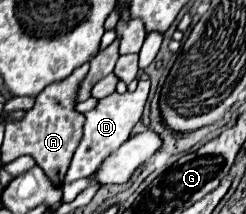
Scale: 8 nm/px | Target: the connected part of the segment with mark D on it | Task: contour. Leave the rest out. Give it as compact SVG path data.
M140 80L138 84L140 84L140 88L136 88L136 92L126 92L126 94L114 92L114 94L102 98L94 110L86 112L84 136L82 136L80 146L74 152L74 158L71 160L63 182L71 183L92 175L104 162L104 156L118 150L130 138L130 132L132 132L134 124L140 120L144 104L148 100L148 92L150 92L150 80Z

